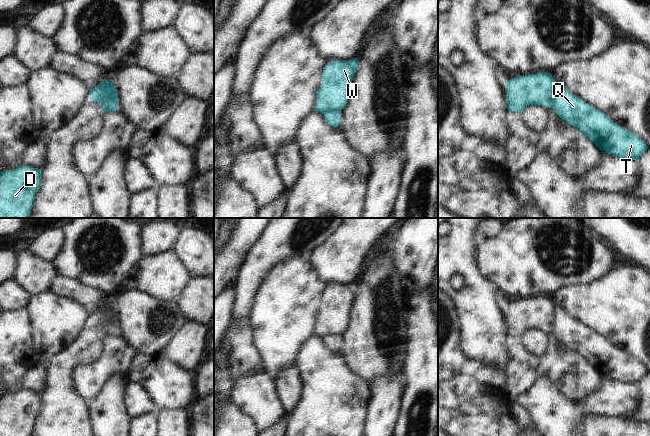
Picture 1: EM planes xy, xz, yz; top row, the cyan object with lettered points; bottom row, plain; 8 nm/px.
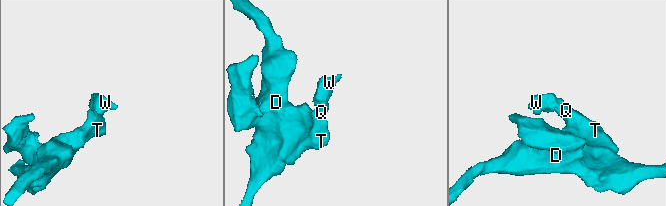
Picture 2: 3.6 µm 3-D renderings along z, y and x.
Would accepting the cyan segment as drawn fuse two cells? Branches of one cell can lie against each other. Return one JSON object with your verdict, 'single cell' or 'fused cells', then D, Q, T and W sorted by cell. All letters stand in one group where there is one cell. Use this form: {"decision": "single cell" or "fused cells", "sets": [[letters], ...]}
{"decision": "fused cells", "sets": [["D", "Q", "T"], ["W"]]}

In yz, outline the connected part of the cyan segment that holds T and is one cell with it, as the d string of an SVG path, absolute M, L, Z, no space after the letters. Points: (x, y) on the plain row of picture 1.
M556 308L553 335L569 349L575 350L598 372L623 384L636 384L647 369L635 357L615 347L609 340L592 331L568 312Z

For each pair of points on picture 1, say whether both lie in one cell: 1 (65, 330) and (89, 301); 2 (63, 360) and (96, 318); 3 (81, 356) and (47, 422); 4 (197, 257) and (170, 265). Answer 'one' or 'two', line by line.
1: two
2: one
3: one
4: two

